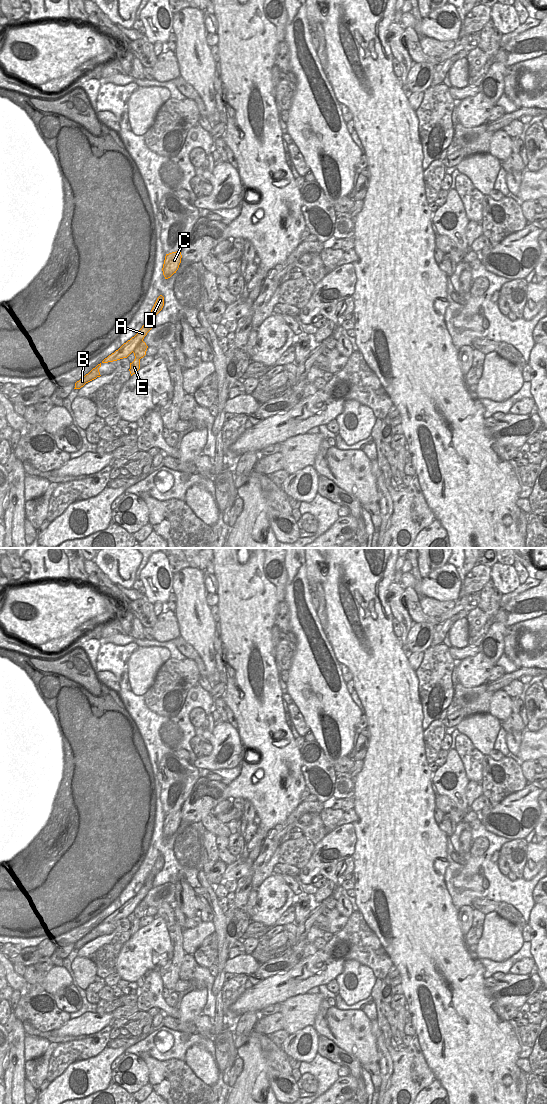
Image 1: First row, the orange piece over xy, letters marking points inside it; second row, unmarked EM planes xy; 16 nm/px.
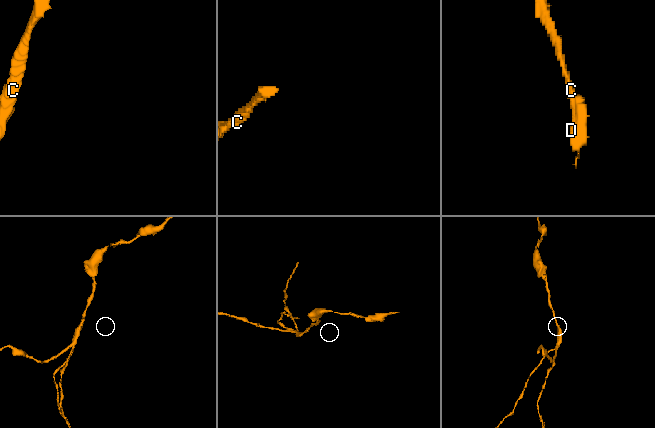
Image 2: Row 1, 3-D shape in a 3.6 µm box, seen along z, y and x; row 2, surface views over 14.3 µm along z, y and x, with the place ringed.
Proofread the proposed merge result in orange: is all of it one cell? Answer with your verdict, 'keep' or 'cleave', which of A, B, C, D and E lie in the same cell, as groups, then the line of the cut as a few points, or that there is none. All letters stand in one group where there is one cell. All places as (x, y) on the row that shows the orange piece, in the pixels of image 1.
cleave; groups A B C D / E; cut xy (142, 339), (133, 352)

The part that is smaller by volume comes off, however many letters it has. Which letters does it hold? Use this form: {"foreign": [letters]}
{"foreign": ["E"]}

